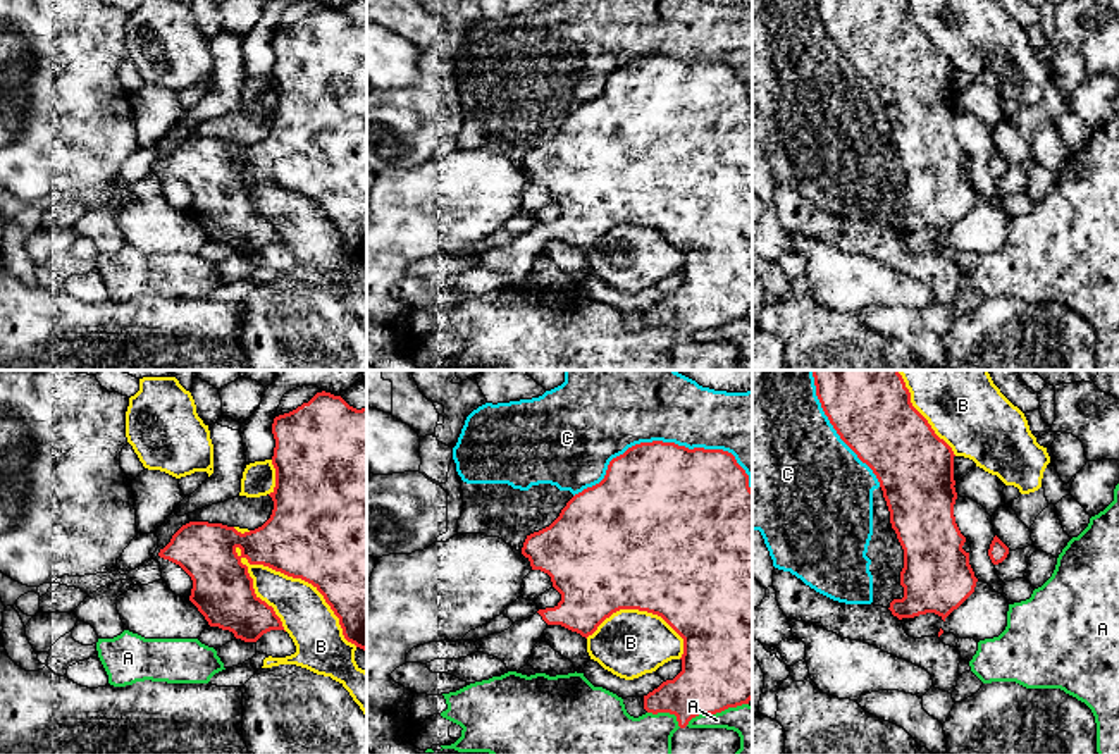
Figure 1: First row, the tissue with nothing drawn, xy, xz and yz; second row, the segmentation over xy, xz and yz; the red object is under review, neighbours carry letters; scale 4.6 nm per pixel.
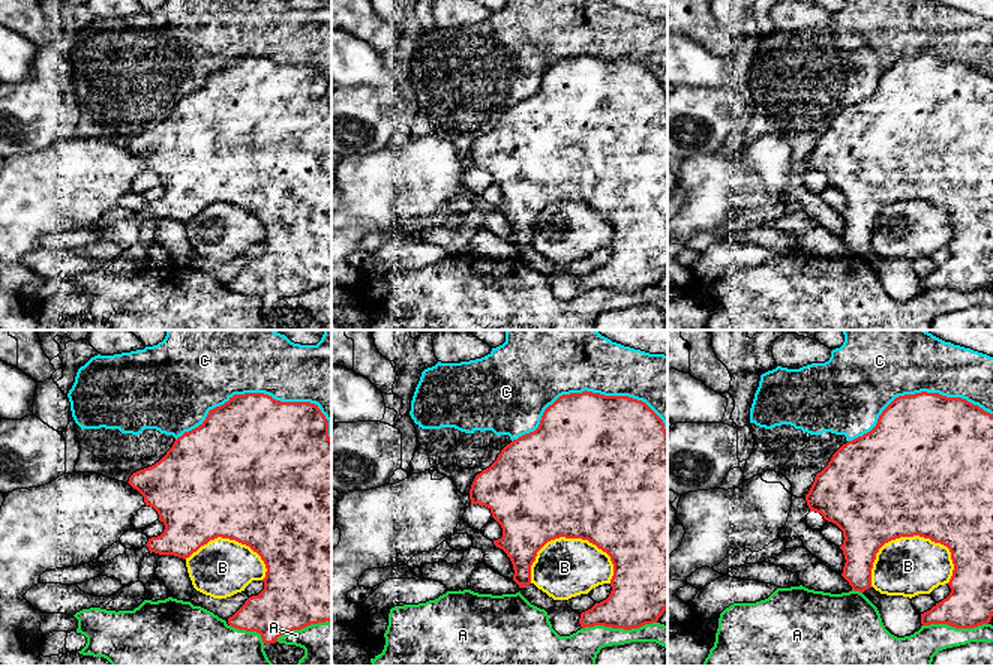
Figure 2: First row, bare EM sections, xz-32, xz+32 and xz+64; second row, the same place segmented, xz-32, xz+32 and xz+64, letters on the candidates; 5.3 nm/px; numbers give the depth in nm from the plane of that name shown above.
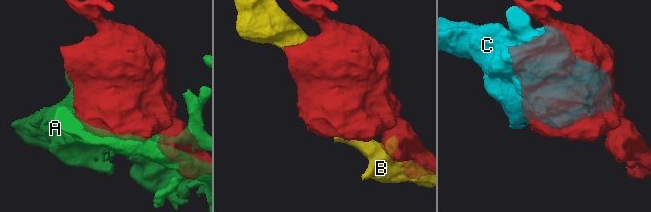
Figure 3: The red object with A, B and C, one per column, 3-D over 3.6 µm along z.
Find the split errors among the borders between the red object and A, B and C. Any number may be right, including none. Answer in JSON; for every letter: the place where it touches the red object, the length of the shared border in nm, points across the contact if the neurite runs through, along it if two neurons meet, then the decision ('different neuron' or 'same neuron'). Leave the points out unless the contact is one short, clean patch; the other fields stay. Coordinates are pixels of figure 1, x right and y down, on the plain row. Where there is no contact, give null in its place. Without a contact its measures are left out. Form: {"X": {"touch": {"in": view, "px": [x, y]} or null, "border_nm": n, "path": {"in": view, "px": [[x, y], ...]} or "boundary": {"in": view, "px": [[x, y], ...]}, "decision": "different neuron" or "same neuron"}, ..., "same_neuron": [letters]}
{"A": {"touch": {"in": "xz", "px": [717, 326]}, "border_nm": 320, "decision": "different neuron"}, "B": {"touch": {"in": "xy", "px": [305, 195]}, "border_nm": 750, "decision": "different neuron"}, "C": {"touch": {"in": "xz", "px": [665, 57]}, "border_nm": 850, "decision": "different neuron"}, "same_neuron": []}

